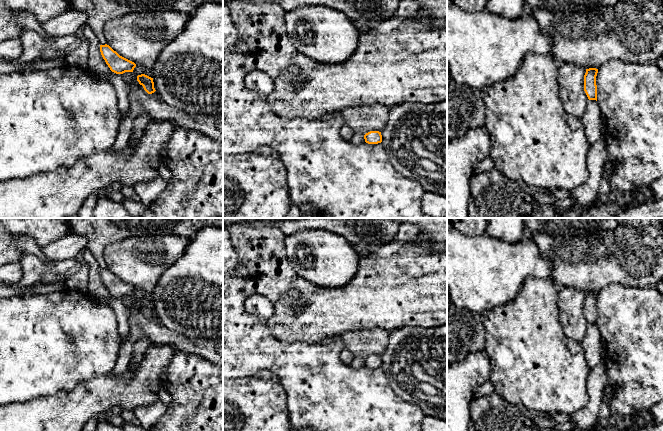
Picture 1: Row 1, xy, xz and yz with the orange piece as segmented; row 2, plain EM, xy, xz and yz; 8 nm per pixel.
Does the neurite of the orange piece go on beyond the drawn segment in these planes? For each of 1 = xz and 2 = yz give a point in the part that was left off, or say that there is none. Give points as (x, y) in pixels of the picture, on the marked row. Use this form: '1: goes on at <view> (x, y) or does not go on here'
1: does not go on here
2: does not go on here

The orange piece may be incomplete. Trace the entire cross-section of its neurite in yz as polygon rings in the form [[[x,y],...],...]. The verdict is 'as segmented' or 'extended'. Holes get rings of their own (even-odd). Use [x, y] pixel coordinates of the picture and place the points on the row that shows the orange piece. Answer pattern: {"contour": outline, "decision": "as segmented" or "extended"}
{"contour": [[[589,68],[586,69],[586,73],[584,75],[584,91],[589,100],[597,101],[597,85],[596,85],[597,73],[598,69]]], "decision": "as segmented"}

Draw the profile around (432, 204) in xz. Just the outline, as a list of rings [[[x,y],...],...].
[[[425,191],[421,200],[421,209],[432,218],[447,218],[447,196]]]

